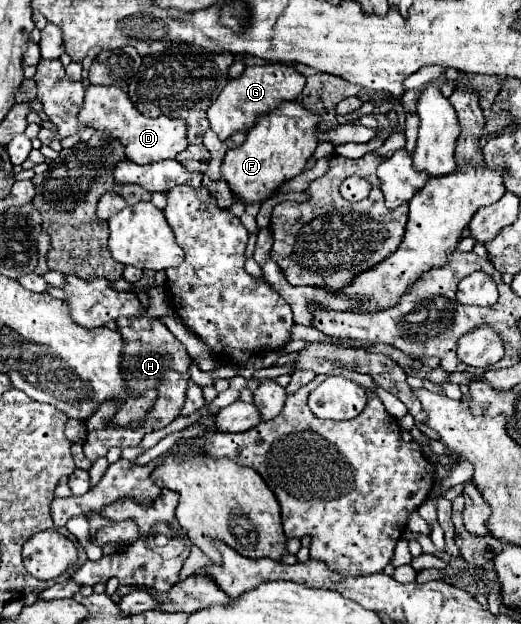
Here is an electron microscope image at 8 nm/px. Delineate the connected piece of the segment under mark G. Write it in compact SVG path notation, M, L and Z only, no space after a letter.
M276 62L276 64L246 67L238 78L232 78L226 84L226 88L214 100L214 104L210 104L208 108L210 128L220 136L220 140L226 140L236 130L248 130L254 124L256 116L270 112L278 102L296 100L304 84L306 84L304 76L288 64Z

